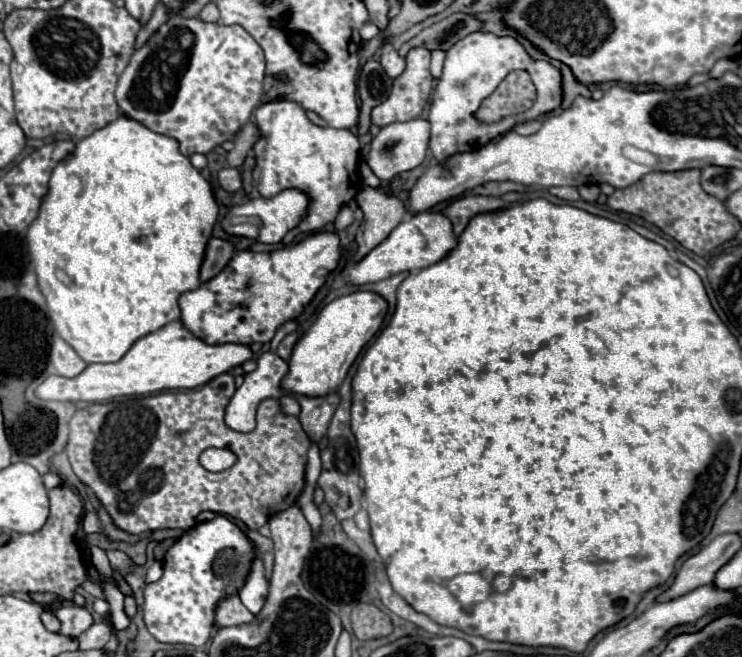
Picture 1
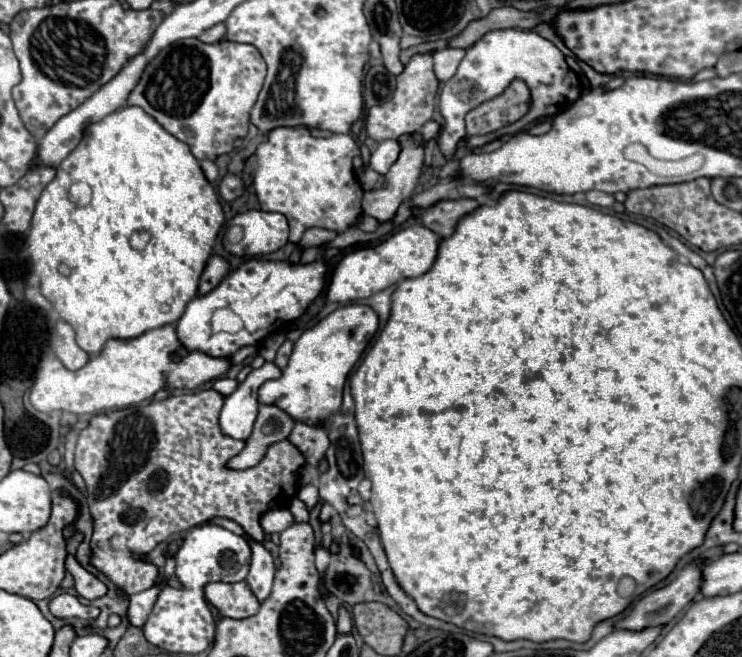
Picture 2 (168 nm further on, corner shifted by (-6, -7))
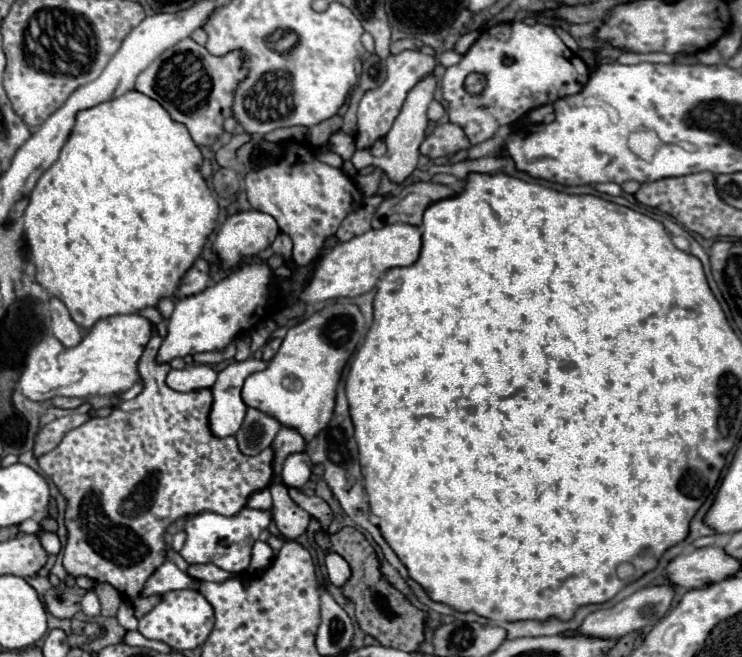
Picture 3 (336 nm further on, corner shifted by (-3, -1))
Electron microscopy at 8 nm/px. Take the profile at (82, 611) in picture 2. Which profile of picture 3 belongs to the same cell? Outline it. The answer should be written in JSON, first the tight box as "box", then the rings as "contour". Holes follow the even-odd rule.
{"box":[82,588,100,618],"contour":[[[94,588],[86,590],[86,594],[84,594],[84,598],[82,598],[82,612],[86,616],[90,616],[90,618],[100,614],[100,602],[98,602],[98,596],[96,596]]]}

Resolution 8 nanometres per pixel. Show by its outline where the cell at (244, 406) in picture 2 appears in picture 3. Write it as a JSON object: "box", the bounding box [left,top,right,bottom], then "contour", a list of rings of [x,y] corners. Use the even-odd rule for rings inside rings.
{"box":[208,358,266,438],"contour":[[[248,358],[244,362],[232,362],[222,372],[218,372],[218,380],[210,388],[214,400],[208,416],[210,430],[216,438],[234,436],[244,420],[246,404],[242,402],[240,390],[244,380],[258,370],[264,370],[266,362]]]}

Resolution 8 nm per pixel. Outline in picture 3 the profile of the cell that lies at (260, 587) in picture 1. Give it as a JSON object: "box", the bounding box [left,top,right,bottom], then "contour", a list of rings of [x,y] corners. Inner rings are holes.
{"box":[248,540,274,578],"contour":[[[258,540],[258,542],[254,544],[254,550],[252,550],[252,562],[250,562],[248,574],[250,574],[252,578],[260,576],[260,574],[272,564],[272,558],[274,558],[272,548],[270,548],[266,542],[260,542],[260,540]]]}

